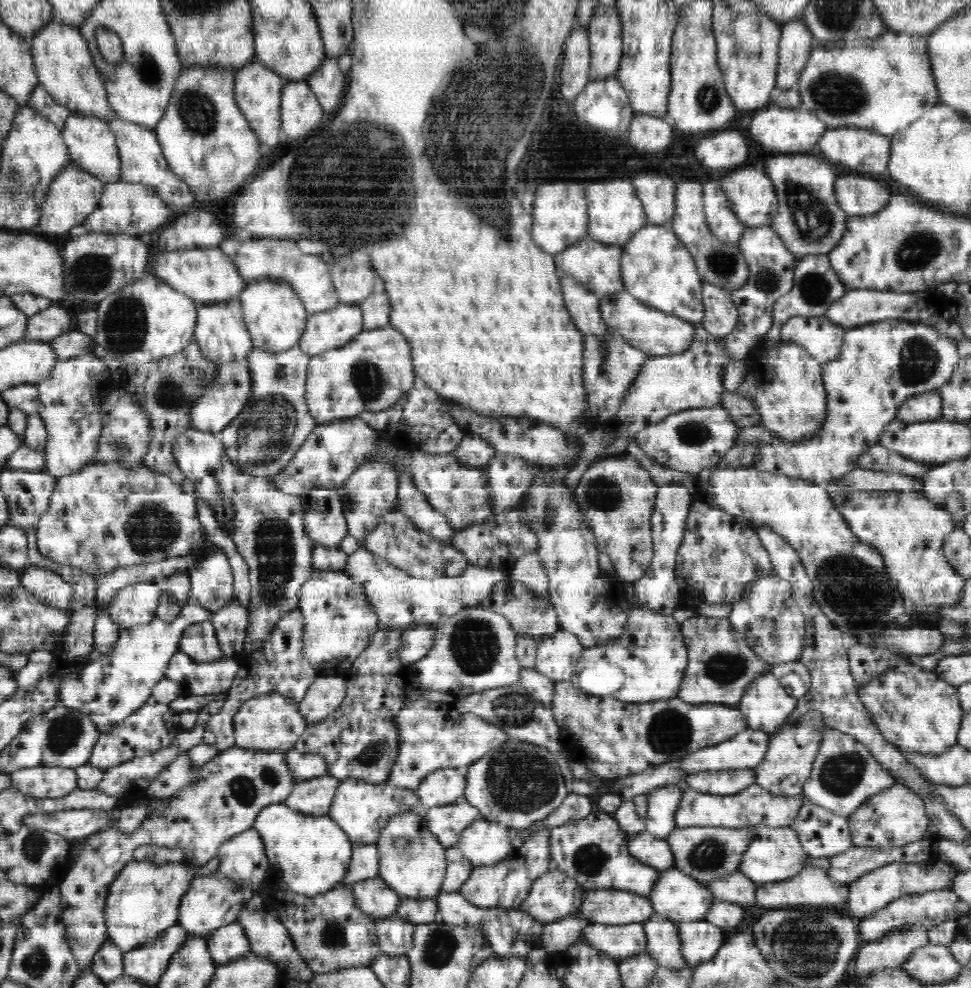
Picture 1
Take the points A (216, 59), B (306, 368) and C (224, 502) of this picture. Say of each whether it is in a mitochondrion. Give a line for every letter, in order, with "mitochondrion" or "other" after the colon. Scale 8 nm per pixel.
A: other
B: other
C: other

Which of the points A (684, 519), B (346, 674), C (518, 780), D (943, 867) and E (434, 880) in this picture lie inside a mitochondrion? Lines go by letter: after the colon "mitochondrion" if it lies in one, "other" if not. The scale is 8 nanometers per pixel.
A: other
B: other
C: mitochondrion
D: other
E: other

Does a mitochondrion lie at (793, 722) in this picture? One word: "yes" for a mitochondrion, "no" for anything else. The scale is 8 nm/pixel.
no

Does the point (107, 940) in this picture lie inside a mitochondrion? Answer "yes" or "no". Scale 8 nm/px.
no

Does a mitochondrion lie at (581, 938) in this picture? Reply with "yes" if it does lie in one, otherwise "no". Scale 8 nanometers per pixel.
no

